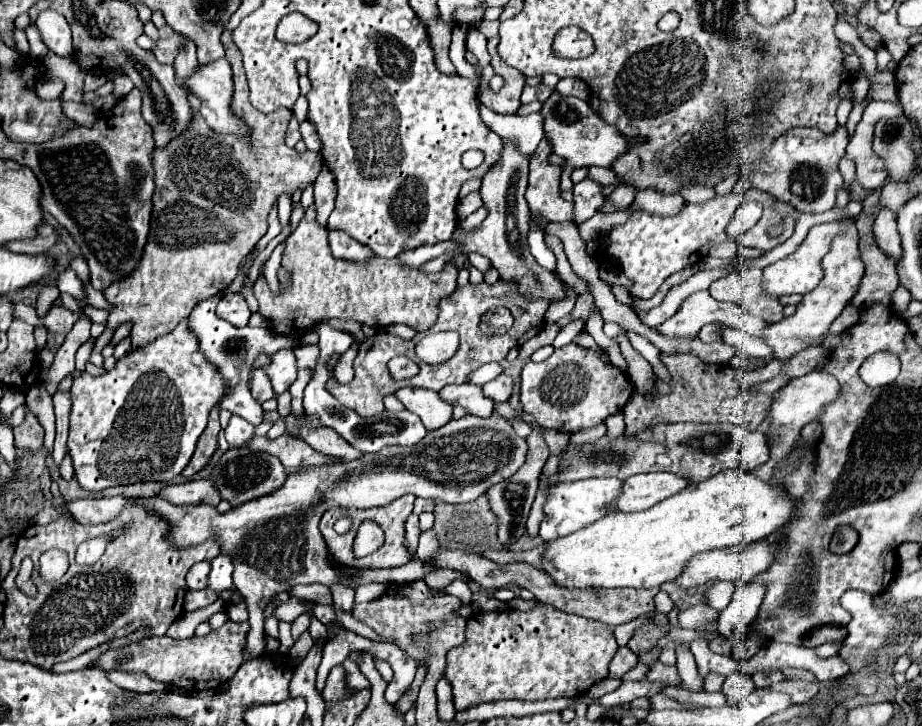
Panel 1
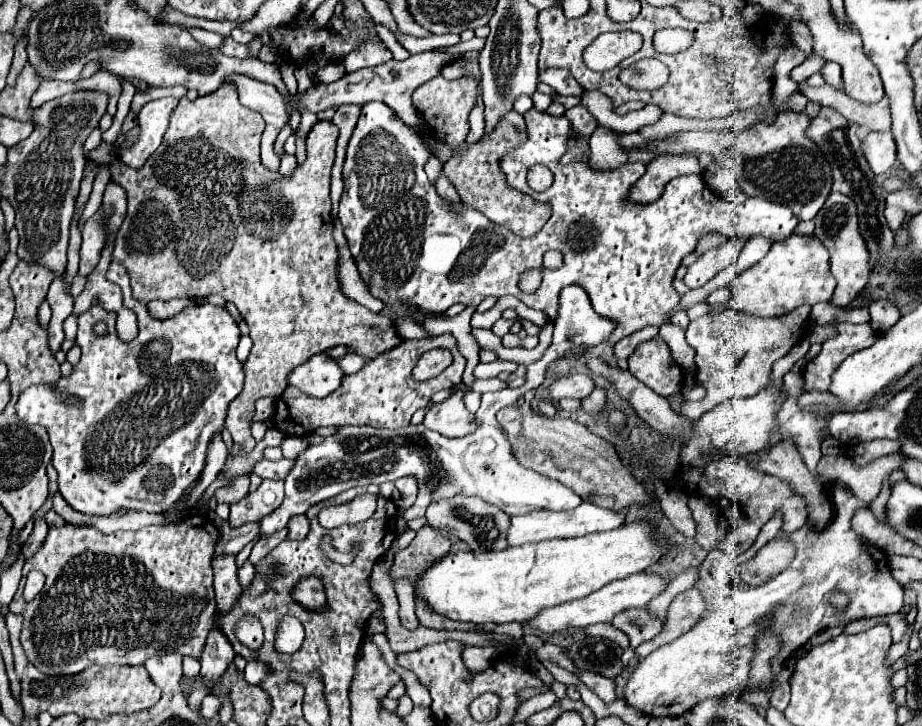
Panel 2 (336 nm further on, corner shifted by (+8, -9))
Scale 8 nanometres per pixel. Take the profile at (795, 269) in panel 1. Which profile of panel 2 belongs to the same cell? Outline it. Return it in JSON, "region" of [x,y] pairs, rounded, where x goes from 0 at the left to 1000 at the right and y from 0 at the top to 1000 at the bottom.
{"region":[[[855,325],[850,333],[842,333],[835,347],[816,369],[796,383],[790,394],[794,413],[790,421],[772,421],[772,427],[796,424],[816,435],[848,435],[872,419],[898,416],[907,397],[907,386],[900,377],[898,344],[885,325]]]}

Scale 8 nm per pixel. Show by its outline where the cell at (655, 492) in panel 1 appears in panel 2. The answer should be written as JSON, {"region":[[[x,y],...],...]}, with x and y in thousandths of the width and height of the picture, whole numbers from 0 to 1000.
{"region":[[[631,691],[623,702],[612,702],[612,705],[601,705],[601,702],[581,702],[570,711],[557,711],[553,730],[551,730],[551,749],[553,752],[564,752],[570,747],[586,747],[594,741],[623,741],[629,736],[640,736],[640,733],[655,733],[655,730],[666,730],[668,725],[675,725],[679,716],[681,702],[666,705],[662,700],[646,697],[642,691]]]}

